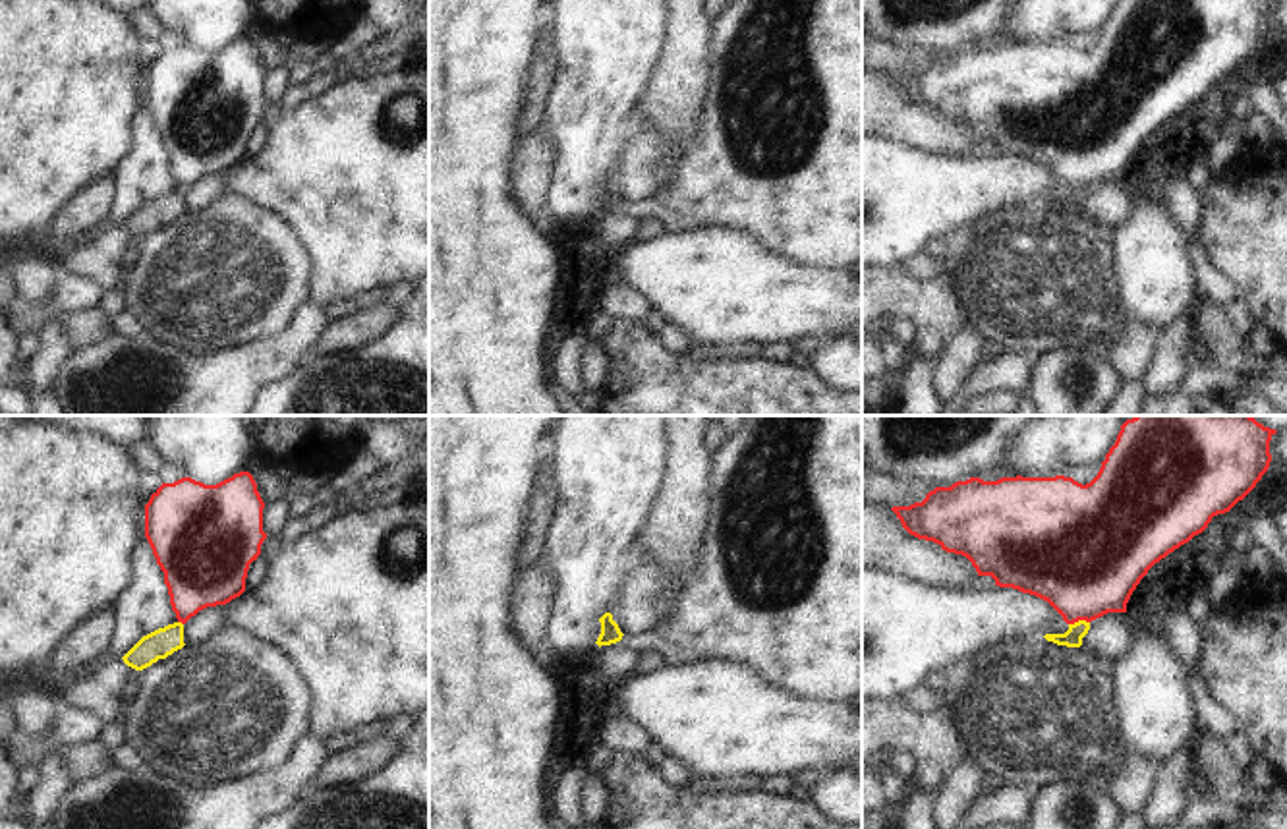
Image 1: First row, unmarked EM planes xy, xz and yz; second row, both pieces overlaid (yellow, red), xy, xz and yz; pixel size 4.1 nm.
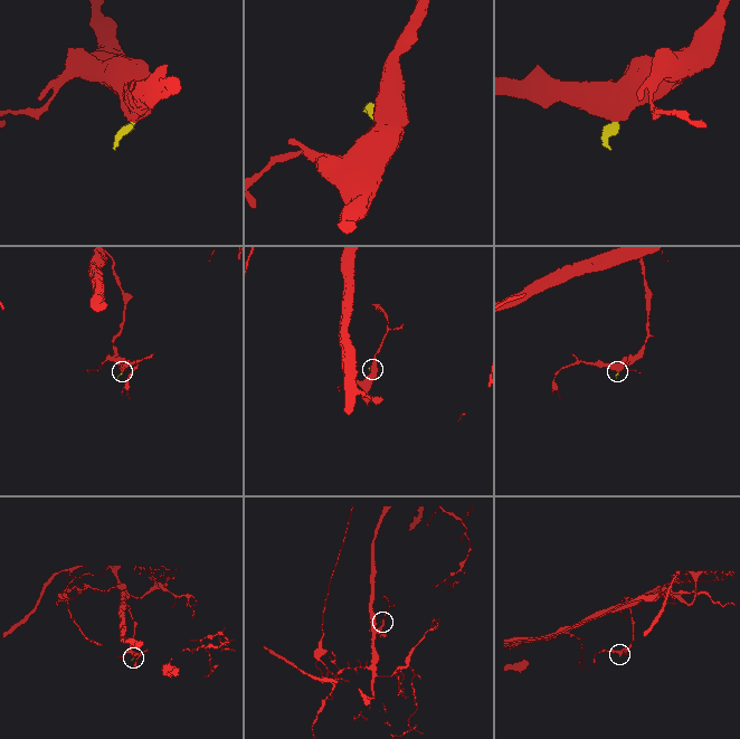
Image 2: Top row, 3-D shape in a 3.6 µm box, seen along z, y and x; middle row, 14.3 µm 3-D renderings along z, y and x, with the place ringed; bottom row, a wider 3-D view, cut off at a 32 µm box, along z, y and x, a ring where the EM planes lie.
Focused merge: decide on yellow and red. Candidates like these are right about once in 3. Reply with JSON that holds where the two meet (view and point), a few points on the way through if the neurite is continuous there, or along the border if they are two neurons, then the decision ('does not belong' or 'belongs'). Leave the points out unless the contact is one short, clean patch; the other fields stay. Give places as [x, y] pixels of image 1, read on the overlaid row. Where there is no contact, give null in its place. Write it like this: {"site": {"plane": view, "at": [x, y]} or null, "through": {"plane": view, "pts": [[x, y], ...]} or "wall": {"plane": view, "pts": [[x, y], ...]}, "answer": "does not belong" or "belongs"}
{"site": {"plane": "yz", "at": [1079, 621]}, "wall": {"plane": "yz", "pts": [[1088, 621], [1069, 625]]}, "answer": "does not belong"}

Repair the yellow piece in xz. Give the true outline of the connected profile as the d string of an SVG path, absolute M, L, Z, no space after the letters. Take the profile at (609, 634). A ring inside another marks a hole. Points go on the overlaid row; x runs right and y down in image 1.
M605 613L599 618L599 622L601 622L601 634L599 634L597 642L595 642L599 647L601 645L611 645L611 643L616 643L616 642L622 640L624 634L620 632L618 624L613 620L611 613Z

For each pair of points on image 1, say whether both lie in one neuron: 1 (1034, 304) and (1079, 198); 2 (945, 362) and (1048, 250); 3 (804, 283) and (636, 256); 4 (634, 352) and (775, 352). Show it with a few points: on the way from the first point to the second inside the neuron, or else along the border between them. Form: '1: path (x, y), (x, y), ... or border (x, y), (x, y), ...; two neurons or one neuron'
1: path (1038, 277), (1058, 225); one neuron
2: border (967, 325), (986, 339); two neurons
3: path (762, 283), (710, 283), (679, 275); one neuron
4: border (760, 356), (772, 362), (787, 362); two neurons

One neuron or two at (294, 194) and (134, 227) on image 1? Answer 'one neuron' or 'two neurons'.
two neurons

